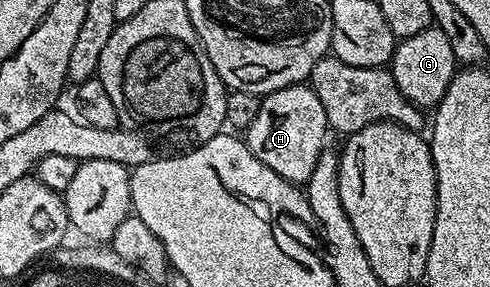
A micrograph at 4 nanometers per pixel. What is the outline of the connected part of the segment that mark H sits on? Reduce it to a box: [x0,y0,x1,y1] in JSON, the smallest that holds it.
[244,83,328,185]

